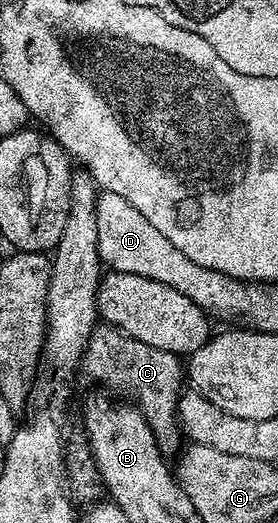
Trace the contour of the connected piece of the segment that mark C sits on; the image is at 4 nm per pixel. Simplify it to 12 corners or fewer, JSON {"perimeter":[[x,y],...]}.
{"perimeter":[[100,324],[82,370],[140,407],[161,451],[181,449],[181,355]]}

